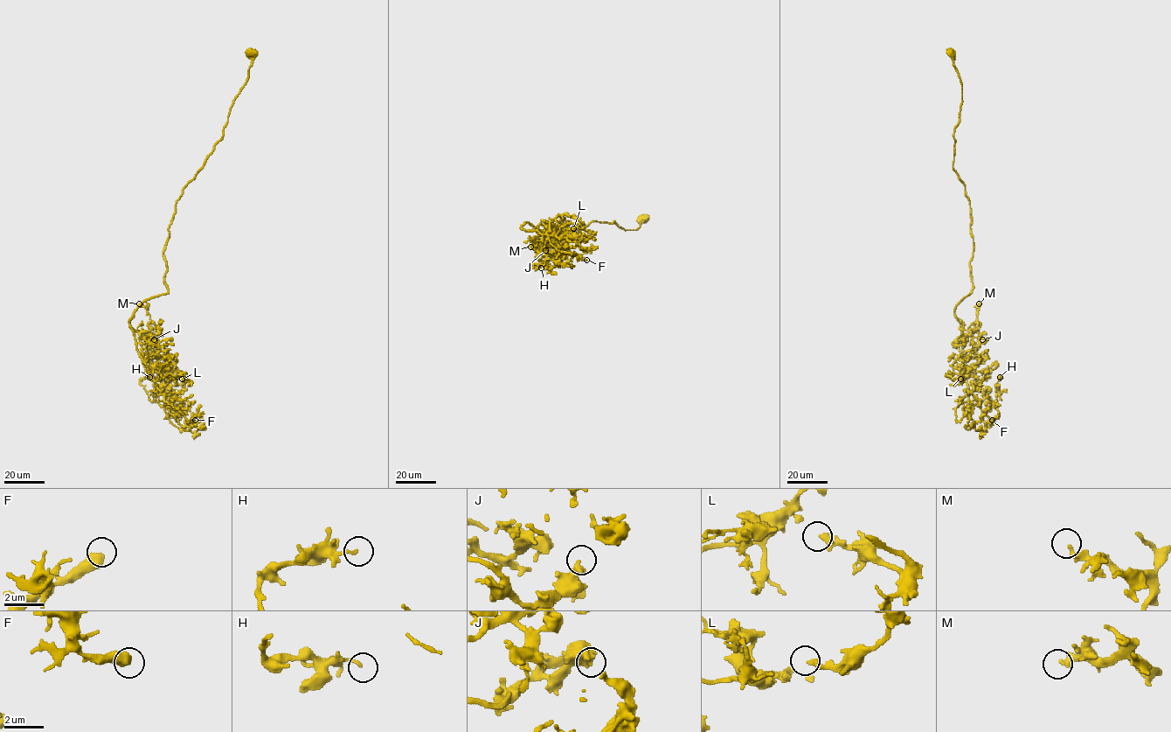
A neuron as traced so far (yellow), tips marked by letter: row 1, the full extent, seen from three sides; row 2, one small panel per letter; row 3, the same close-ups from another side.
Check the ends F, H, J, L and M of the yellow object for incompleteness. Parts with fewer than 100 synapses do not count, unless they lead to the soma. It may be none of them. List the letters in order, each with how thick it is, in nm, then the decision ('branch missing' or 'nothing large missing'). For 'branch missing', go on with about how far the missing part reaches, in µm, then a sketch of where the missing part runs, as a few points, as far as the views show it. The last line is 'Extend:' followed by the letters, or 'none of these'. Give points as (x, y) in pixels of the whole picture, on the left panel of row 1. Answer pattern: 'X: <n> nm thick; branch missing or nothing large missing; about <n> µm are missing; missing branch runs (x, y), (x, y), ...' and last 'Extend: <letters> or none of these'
F: 550 nm thick; nothing large missing
H: 150 nm thick; nothing large missing
J: 360 nm thick; nothing large missing
L: 150 nm thick; nothing large missing
M: 280 nm thick; nothing large missing
Extend: none of these

